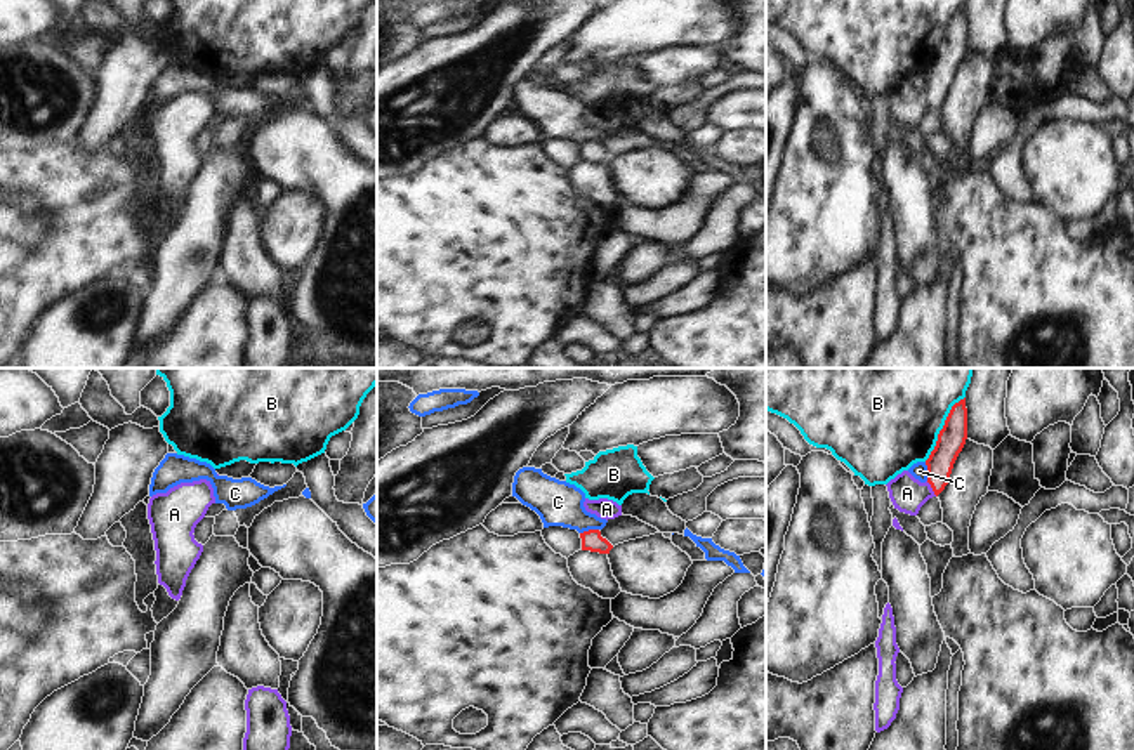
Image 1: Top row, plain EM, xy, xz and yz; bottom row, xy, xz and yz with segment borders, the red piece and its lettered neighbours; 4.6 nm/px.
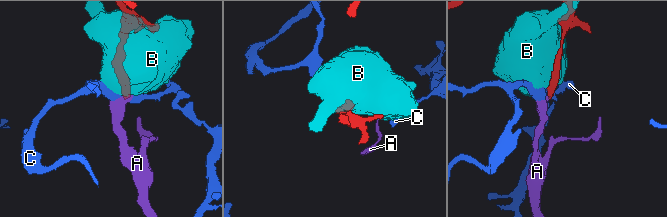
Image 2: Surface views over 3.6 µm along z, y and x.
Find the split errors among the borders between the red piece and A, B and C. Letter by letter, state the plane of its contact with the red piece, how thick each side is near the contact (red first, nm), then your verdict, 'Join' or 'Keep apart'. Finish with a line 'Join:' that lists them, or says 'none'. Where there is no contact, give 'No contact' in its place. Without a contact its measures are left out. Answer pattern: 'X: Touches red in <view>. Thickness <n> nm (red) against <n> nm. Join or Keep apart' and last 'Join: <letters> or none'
A: Touches red in yz. Thickness 130 nm (red) against 160 nm. Join
B: Touches red in yz. Thickness 130 nm (red) against 480 nm. Keep apart
C: Touches red in xz. Thickness 100 nm (red) against 200 nm. Keep apart
Join: A.

